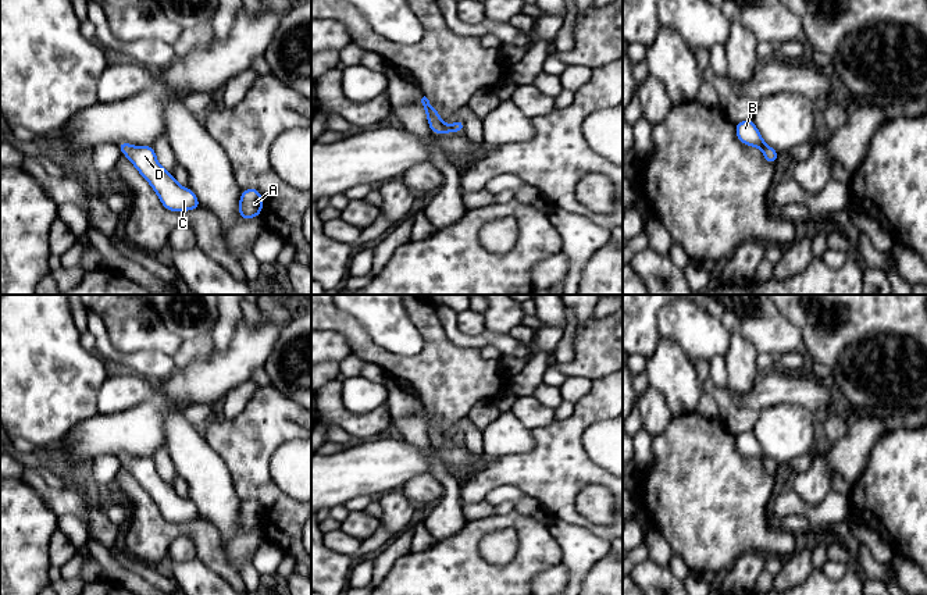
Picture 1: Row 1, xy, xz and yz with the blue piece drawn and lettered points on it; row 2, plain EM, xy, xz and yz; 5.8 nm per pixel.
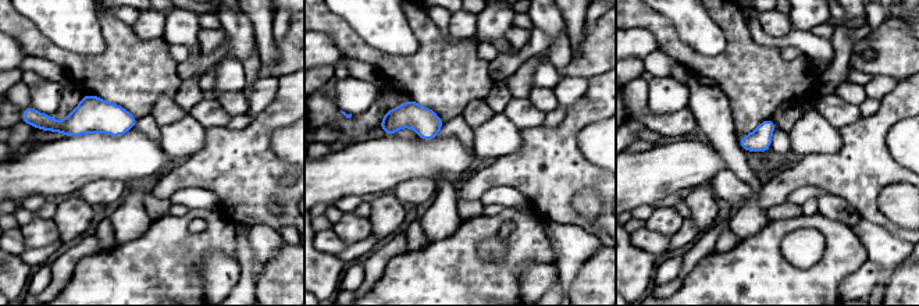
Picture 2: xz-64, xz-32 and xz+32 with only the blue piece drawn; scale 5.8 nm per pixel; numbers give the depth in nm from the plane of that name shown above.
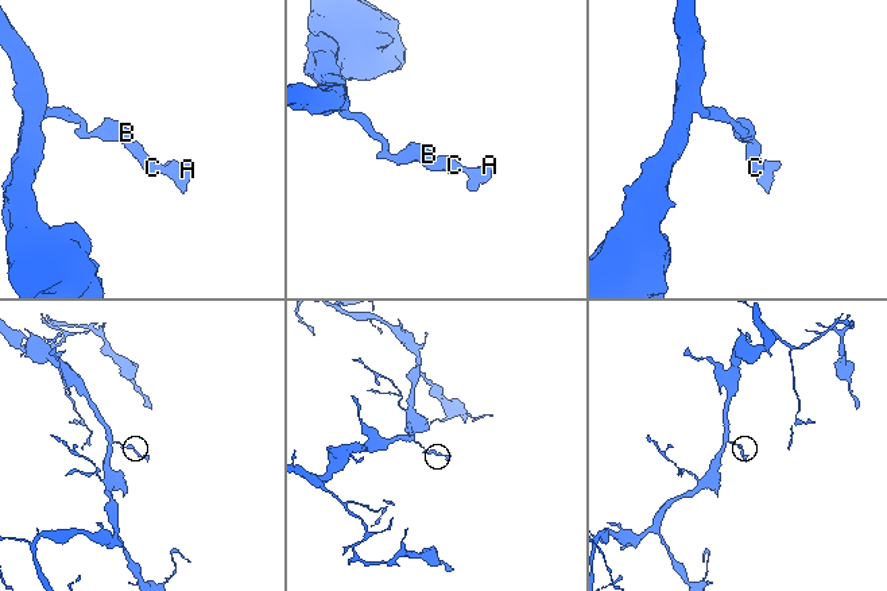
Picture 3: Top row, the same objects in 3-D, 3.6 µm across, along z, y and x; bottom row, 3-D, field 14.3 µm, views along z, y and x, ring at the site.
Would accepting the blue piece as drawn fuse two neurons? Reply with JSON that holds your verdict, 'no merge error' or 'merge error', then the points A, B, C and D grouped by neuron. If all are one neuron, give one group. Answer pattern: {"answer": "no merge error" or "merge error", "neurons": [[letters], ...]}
{"answer": "no merge error", "neurons": [["A", "B", "C", "D"]]}

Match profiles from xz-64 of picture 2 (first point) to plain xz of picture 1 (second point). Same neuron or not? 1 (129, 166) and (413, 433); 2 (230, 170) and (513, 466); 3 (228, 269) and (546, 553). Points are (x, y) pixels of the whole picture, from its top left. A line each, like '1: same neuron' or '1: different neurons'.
1: different neurons
2: same neuron
3: different neurons

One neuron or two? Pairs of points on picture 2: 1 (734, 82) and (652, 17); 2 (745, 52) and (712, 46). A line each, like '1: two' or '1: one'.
1: one
2: two

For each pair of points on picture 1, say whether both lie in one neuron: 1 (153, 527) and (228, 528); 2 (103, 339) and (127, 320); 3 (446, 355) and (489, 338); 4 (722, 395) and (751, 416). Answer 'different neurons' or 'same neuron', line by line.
1: different neurons
2: different neurons
3: different neurons
4: same neuron

